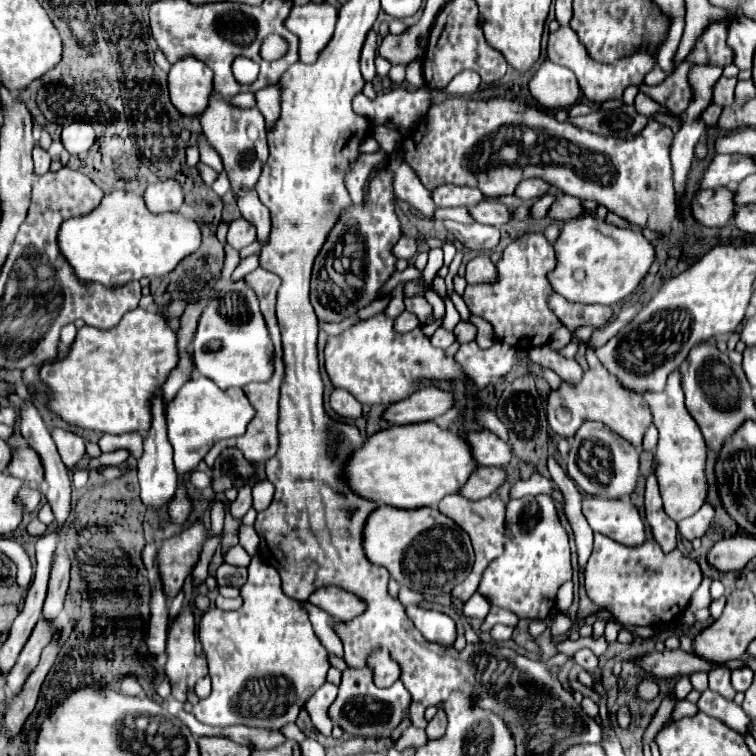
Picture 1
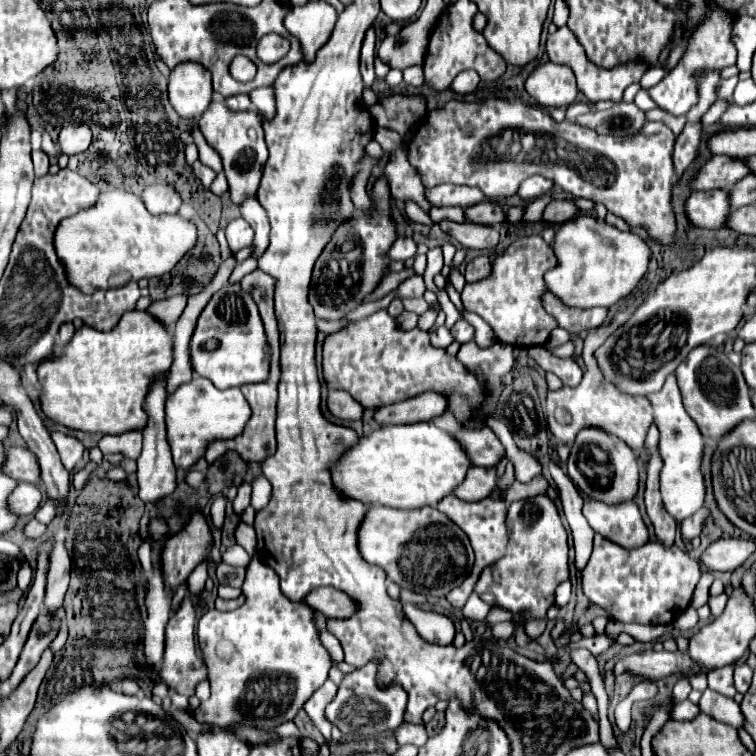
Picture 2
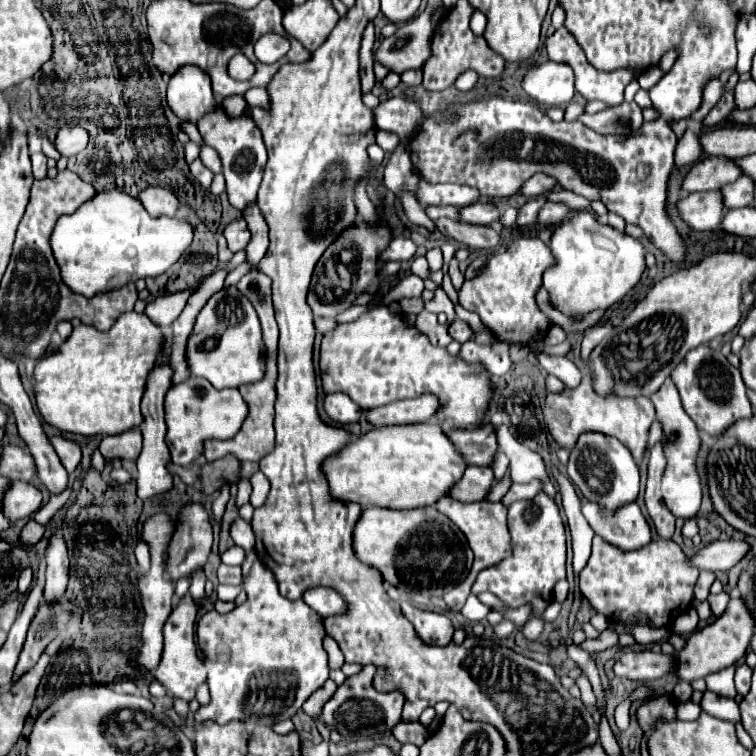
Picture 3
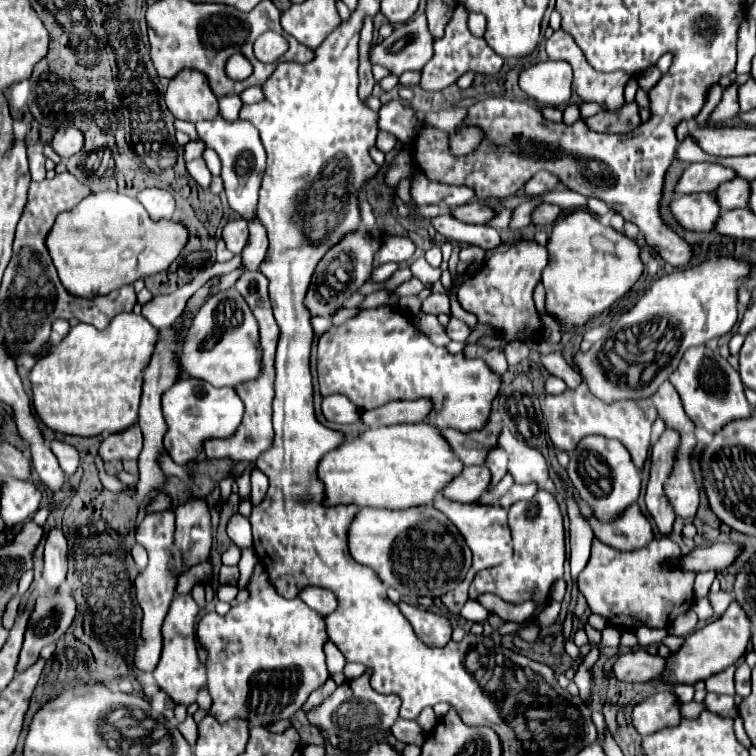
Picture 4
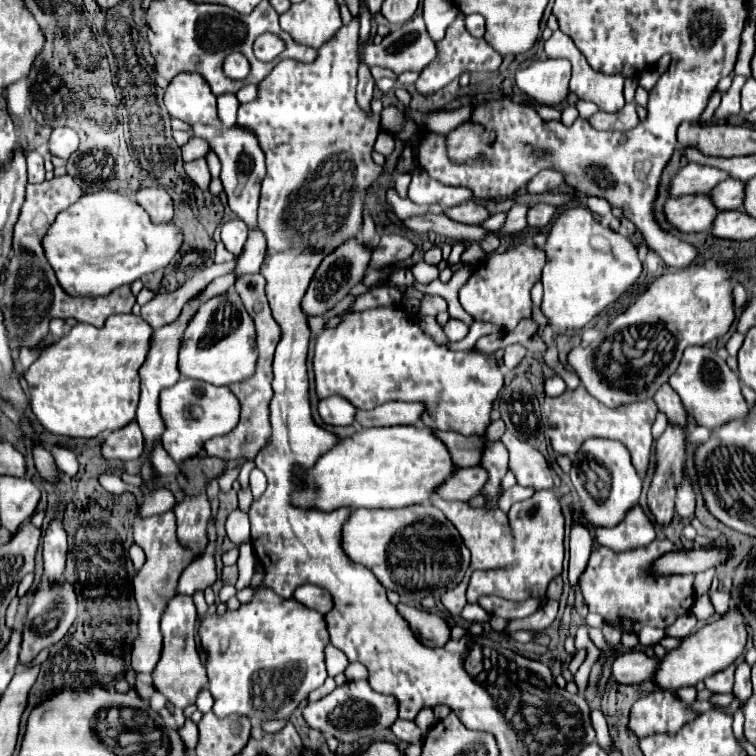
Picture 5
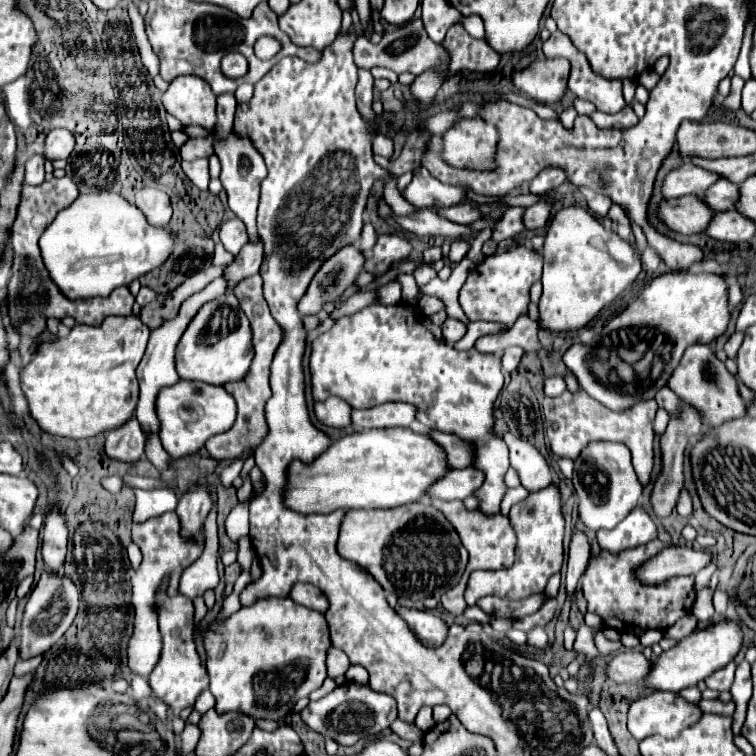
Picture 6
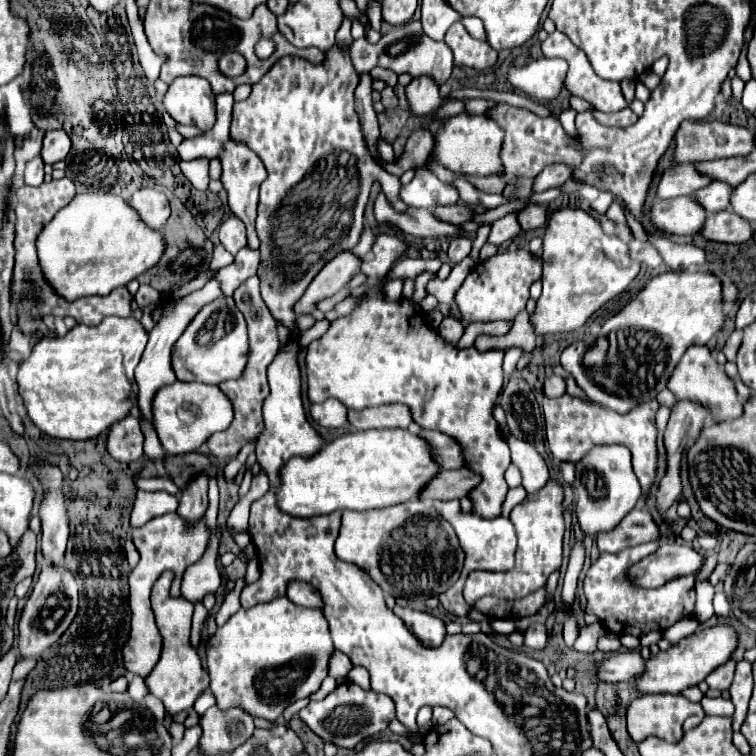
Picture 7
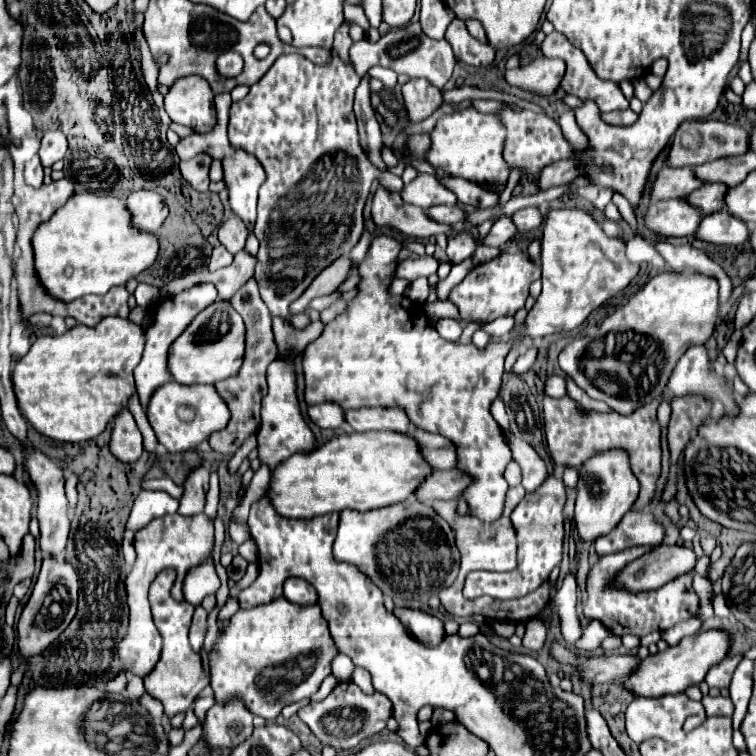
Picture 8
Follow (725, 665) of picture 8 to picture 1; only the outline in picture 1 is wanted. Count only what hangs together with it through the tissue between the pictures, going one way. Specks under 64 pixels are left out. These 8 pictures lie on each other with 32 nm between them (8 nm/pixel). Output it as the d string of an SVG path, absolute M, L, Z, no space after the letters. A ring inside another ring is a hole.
M719 667L708 673L708 687L726 698L734 698L736 690L732 688L732 680L730 680L730 670L728 668Z

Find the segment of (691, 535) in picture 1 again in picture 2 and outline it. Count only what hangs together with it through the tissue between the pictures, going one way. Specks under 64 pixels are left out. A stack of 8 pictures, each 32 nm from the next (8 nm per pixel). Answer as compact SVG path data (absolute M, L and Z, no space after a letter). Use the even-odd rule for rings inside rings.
M702 508L698 514L686 518L686 520L682 522L682 528L680 528L680 530L682 530L682 536L688 538L688 540L692 540L694 536L698 536L700 530L702 530L702 522L704 522L708 516L710 516L710 512L708 512L706 508Z

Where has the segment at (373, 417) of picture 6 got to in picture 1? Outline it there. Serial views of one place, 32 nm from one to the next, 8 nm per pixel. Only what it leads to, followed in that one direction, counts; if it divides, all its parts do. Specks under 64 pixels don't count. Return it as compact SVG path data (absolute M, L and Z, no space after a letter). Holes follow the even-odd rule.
M424 388L396 404L390 404L382 412L382 420L388 424L414 424L428 422L442 416L454 406L454 394L436 388Z

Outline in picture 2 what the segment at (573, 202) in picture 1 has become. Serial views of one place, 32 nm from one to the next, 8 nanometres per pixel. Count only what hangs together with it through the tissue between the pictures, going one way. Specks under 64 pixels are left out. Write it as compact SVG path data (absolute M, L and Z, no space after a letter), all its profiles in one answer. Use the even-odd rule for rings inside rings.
M552 200L544 212L542 212L542 222L544 224L562 224L570 220L576 214L576 208L568 200Z

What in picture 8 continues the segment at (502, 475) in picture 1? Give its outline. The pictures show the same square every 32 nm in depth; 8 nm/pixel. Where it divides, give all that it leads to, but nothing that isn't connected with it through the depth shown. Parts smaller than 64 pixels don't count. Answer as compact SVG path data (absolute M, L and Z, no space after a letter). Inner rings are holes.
M432 470L428 478L424 478L424 484L420 484L414 492L414 496L420 502L430 500L454 500L460 496L460 492L470 484L470 476L458 472L458 470Z

